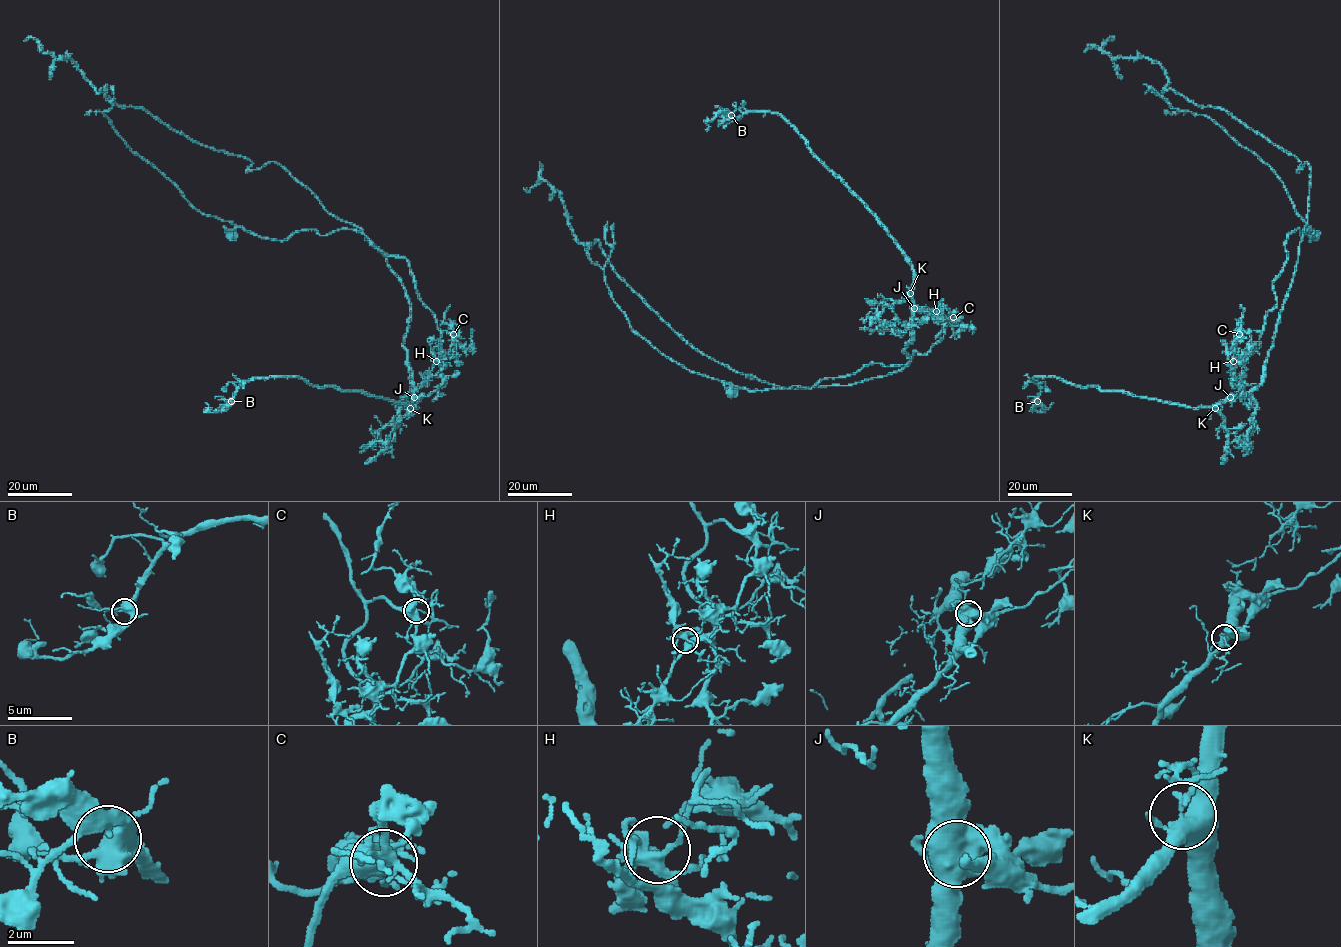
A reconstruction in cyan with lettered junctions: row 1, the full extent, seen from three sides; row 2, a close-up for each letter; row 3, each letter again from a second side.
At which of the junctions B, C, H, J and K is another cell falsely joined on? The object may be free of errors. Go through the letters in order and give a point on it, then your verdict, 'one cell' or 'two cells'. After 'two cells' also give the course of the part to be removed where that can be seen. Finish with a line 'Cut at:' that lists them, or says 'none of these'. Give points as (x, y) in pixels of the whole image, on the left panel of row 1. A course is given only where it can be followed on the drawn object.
B: place (231, 401); one cell
C: place (453, 334); one cell
H: place (436, 361); one cell
J: place (414, 397); two cells; course (414, 398), (444, 363), (409, 262), (352, 229), (271, 240), (202, 214), (126, 145), (107, 84)
K: place (410, 408); one cell
Cut at: J

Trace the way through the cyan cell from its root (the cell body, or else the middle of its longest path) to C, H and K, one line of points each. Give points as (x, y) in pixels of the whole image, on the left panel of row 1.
C: (231, 236), (223, 226), (276, 240), (359, 230), (407, 260), (419, 299), (438, 329), (453, 334)
H: (231, 236), (223, 226), (276, 240), (349, 229), (404, 257), (441, 332), (436, 347), (443, 358), (436, 361)
K: (231, 236), (223, 226), (276, 240), (349, 229), (404, 257), (433, 313), (444, 363), (442, 383), (410, 408)

